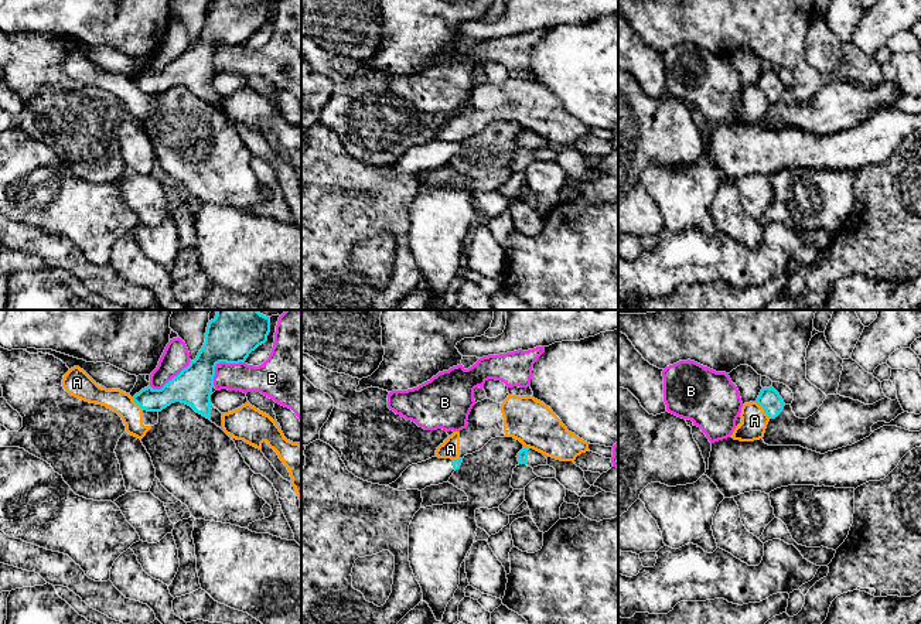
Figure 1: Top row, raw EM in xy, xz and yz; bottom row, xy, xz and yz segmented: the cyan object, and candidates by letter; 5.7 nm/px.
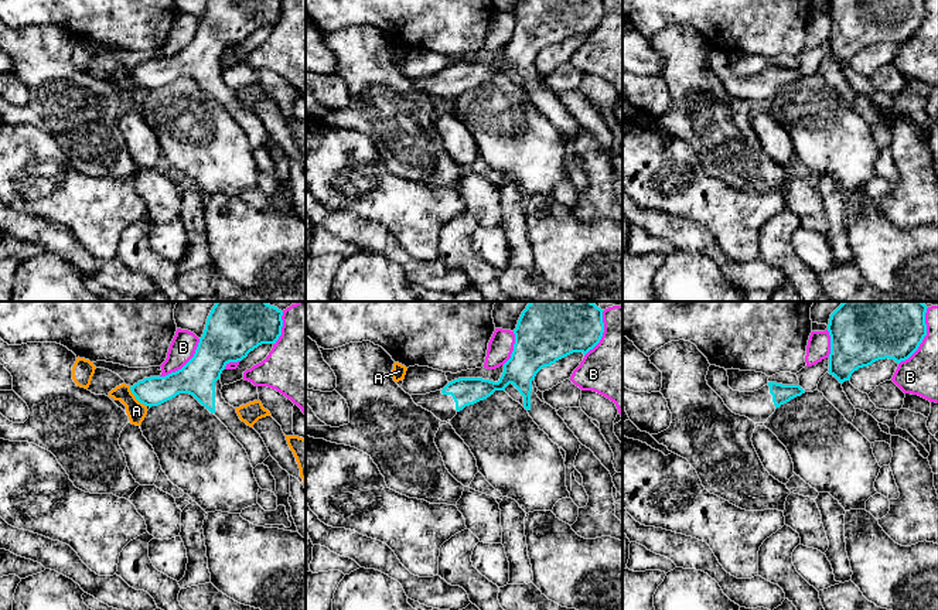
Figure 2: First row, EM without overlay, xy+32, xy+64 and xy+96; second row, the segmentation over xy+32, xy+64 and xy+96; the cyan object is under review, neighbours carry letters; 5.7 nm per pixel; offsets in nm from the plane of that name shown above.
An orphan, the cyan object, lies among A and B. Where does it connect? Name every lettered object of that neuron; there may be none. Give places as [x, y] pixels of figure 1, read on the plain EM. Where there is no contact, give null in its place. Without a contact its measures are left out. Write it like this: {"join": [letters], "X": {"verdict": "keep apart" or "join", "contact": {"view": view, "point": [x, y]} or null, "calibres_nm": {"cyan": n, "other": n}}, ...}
{"join": [], "A": {"verdict": "keep apart", "contact": {"view": "yz", "point": [763, 91]}, "calibres_nm": {"cyan": 120, "other": 150}}, "B": {"verdict": "keep apart", "contact": {"view": "xy", "point": [219, 44]}, "calibres_nm": {"cyan": 260, "other": 160}}}

